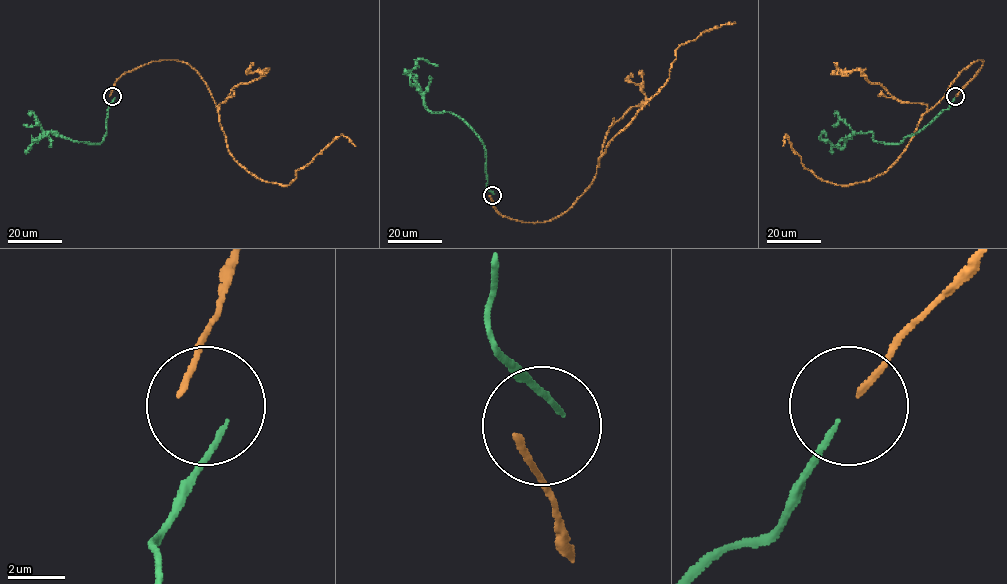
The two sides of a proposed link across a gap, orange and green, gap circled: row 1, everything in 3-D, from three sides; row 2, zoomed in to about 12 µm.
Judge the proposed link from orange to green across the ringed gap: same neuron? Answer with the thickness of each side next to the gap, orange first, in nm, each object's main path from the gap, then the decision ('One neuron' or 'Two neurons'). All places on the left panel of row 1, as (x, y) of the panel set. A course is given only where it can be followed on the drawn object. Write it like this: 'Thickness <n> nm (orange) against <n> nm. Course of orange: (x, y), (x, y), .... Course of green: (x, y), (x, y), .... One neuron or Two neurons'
Thickness 240 nm (orange) against 180 nm. Course of orange: (110, 95), (143, 65), (187, 63), (216, 104), (228, 151), (255, 176), (287, 186), (340, 135), (355, 145). Course of green: (114, 98), (107, 109), (106, 133), (100, 143), (77, 142), (49, 132), (30, 147), (50, 132), (58, 135). Two neurons

